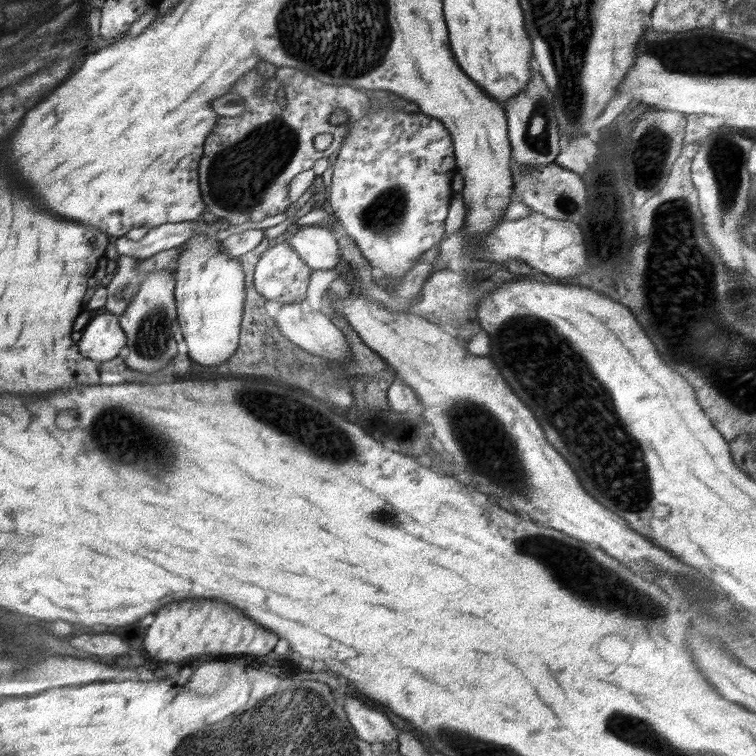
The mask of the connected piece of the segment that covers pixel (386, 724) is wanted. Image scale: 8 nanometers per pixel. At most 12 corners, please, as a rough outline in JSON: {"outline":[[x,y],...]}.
{"outline":[[353,697],[341,702],[358,738],[385,745],[398,741],[386,717]]}

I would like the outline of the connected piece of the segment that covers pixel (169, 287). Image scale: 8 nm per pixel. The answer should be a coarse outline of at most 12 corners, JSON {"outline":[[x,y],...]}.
{"outline":[[173,264],[146,272],[120,316],[129,368],[177,354]]}

